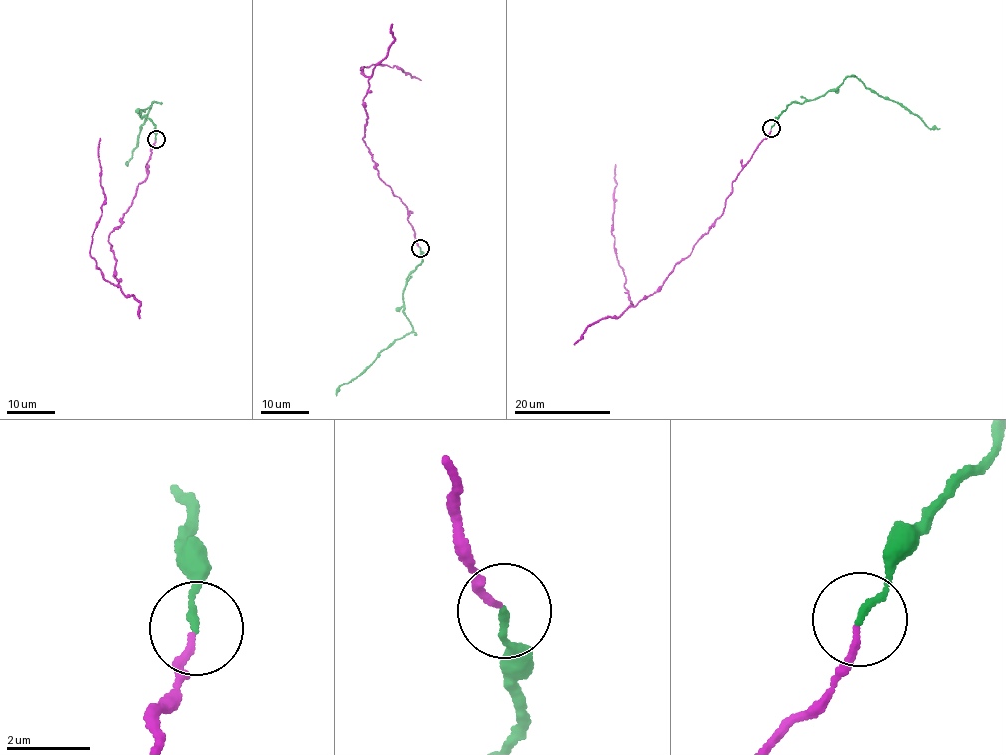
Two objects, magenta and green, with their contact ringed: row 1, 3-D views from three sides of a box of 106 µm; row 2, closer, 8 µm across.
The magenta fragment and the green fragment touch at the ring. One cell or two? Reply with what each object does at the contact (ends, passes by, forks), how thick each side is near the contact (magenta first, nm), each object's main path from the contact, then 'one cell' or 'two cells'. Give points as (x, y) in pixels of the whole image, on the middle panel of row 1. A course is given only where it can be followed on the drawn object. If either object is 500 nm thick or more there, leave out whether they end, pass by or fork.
magenta ends; green ends; calibres 160 and 150 nm; course magenta (420, 247), (406, 205), (379, 176), (363, 139), (369, 85), (362, 67), (396, 66), (421, 80); course green (420, 248), (423, 258), (403, 294), (403, 312), (412, 330), (340, 386), (336, 396); one cell

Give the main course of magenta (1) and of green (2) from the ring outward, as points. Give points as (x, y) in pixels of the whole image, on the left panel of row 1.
1: (155, 140), (146, 179), (109, 234), (117, 287), (103, 277), (89, 253), (105, 199), (99, 138)
2: (156, 140), (156, 127), (140, 113), (156, 102), (152, 102), (140, 127), (128, 165)

